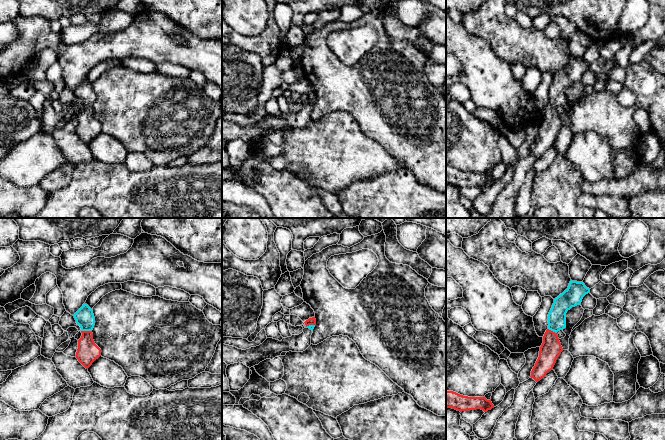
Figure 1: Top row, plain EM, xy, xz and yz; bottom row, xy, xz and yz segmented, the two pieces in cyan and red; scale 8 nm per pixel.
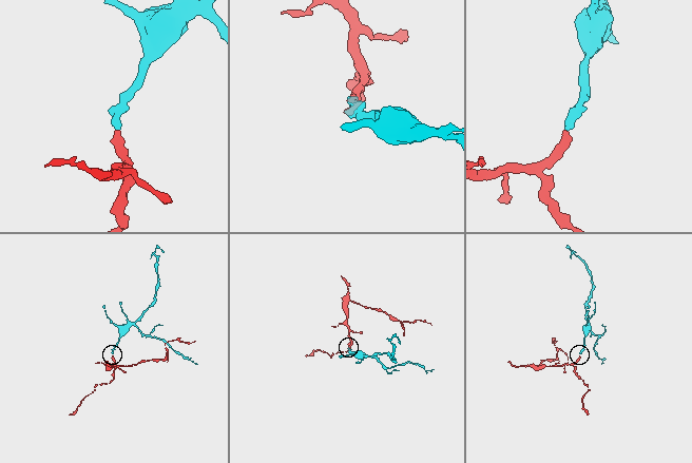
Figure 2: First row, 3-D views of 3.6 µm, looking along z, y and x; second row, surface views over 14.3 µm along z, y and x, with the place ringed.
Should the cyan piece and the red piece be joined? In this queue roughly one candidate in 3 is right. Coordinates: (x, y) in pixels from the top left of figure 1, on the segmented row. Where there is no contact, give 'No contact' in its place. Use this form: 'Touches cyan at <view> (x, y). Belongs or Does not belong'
Touches cyan at xy (86, 330). Belongs

